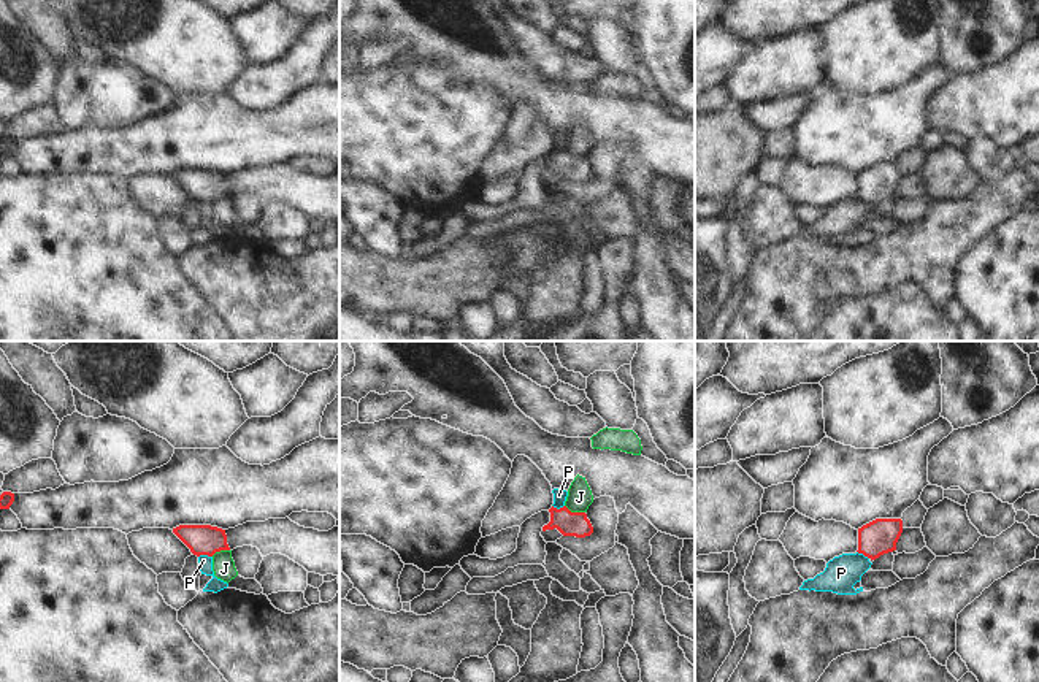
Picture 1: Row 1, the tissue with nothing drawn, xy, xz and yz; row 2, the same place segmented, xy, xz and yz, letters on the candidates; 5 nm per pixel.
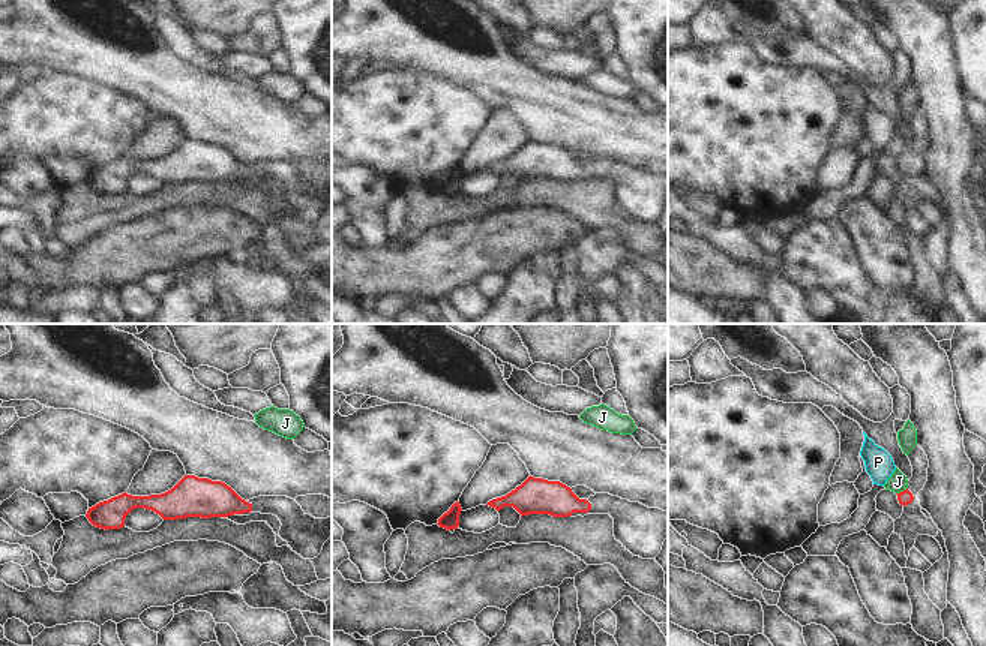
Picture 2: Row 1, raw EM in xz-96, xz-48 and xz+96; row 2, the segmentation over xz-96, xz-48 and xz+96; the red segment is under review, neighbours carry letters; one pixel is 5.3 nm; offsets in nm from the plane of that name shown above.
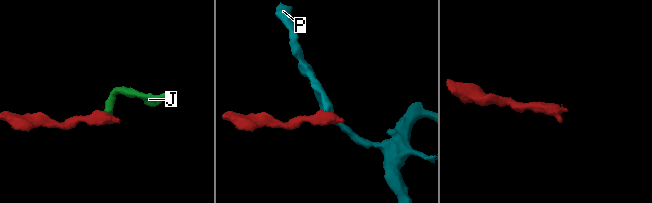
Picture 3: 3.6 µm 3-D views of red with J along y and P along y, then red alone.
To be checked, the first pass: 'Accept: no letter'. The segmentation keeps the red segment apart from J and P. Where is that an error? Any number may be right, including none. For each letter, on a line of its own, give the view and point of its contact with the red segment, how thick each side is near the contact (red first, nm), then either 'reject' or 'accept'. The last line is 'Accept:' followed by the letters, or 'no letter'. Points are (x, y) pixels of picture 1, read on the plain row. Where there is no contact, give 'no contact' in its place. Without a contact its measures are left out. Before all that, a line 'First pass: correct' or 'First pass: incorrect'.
First pass: correct
J: xz (575, 157) | 130/130 nm | reject
P: xy (205, 199) | 160/70 nm | reject
Accept: no letter

